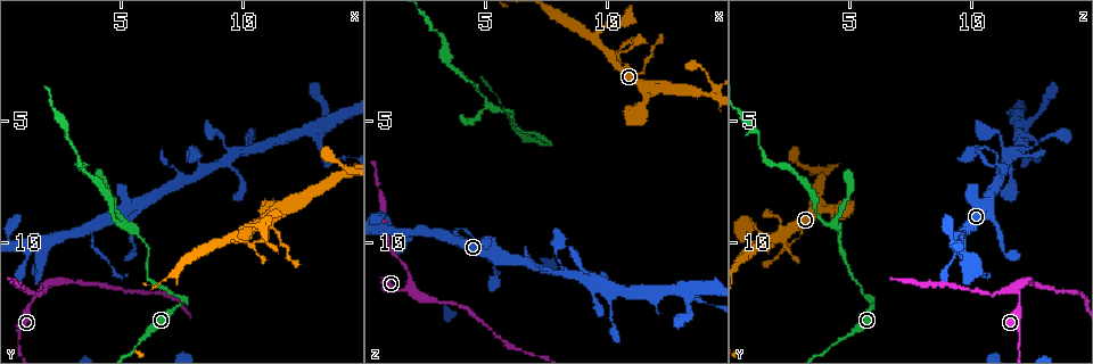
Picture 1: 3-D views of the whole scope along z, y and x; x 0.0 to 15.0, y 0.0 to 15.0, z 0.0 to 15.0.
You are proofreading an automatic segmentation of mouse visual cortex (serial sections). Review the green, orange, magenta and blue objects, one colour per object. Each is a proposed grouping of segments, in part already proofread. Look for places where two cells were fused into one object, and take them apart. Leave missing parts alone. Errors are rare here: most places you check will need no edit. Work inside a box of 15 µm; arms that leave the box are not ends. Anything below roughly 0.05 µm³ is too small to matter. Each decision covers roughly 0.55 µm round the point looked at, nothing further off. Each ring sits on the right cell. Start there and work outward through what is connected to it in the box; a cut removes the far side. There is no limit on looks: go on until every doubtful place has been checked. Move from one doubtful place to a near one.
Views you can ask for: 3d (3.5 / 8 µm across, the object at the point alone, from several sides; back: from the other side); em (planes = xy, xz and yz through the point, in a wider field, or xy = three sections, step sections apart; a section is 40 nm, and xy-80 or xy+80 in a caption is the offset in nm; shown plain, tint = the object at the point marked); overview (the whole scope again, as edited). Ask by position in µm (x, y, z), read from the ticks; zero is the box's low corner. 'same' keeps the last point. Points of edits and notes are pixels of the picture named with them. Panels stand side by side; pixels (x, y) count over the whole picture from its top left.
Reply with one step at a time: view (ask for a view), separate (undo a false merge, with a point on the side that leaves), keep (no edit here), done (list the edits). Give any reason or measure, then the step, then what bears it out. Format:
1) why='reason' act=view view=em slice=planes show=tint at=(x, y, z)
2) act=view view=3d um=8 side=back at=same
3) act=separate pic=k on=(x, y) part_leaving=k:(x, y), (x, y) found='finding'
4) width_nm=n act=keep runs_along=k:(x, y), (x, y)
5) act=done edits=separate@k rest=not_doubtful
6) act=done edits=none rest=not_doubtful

why='a fork' act=view view=3d um=3.5 at=(1.9, 11.8, 11.8)

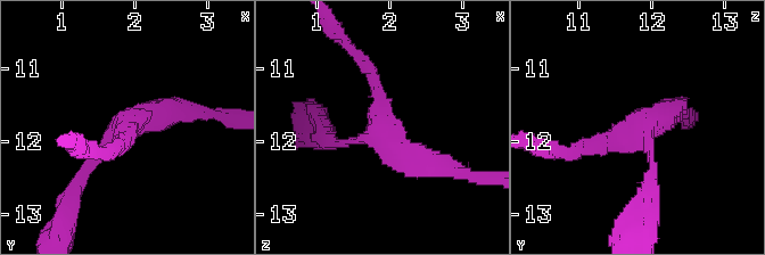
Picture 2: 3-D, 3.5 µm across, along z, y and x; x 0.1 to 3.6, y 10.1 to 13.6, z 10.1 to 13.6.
arms=3 arm_widths_nm=150,200,400 why='shape alone is not enough' act=view view=em slice=xy step=2 show=tint at=(1.80, 11.90, 11.85)

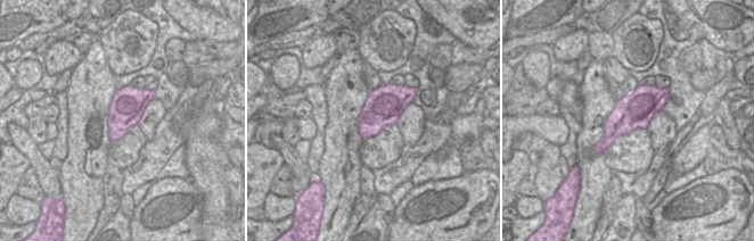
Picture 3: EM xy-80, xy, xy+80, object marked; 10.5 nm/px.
act=keep found='one cell here'

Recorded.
why='thin neck' act=view view=3d um=8 side=back at=(3.6, 9.4, 9.9)

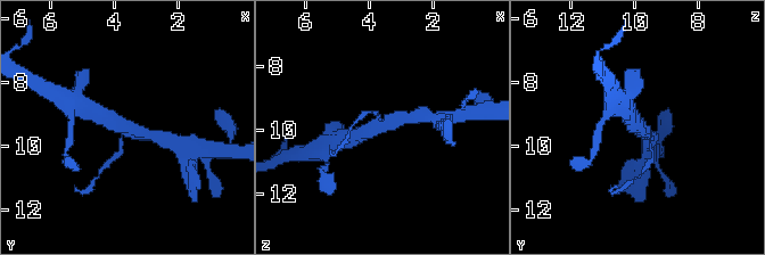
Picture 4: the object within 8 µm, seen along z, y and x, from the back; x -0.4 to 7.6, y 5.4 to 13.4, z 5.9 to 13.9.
arms=3 arm_widths_nm=150,400,500 why='need the tissue' act=view view=em slice=xy step=3 show=tint at=(3.7, 9.4, 9.8)

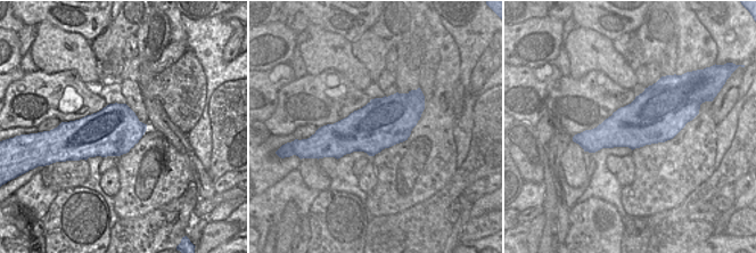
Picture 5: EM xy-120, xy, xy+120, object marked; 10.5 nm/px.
act=separate pic=4 on=(115, 156) part_leaving=4:(122, 139), (118, 153), (99, 172) found='a second cell is stuck on'

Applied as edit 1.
act=view view=overview

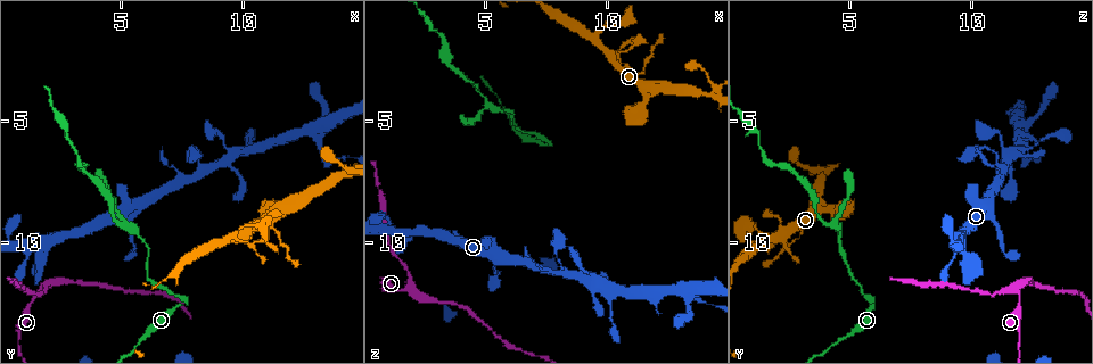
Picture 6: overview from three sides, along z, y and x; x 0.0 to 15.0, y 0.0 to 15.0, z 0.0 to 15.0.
why='sharp bend' act=view view=3d um=3.5 side=back at=(7.5, 12.3, 5.9)

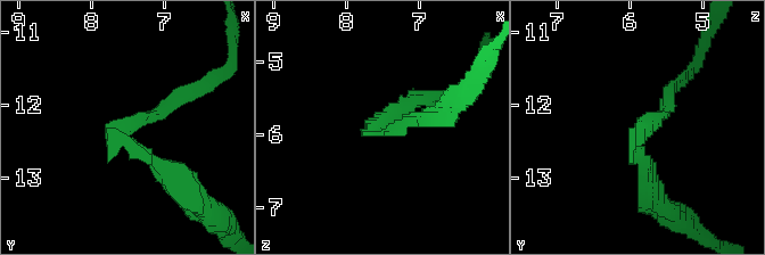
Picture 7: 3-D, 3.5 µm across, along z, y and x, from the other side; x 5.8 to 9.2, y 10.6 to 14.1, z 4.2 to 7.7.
arm_widths_nm=200,250 why='shape alone is not enough' act=view view=em slice=planes show=tint at=(7.55, 12.40, 5.90)

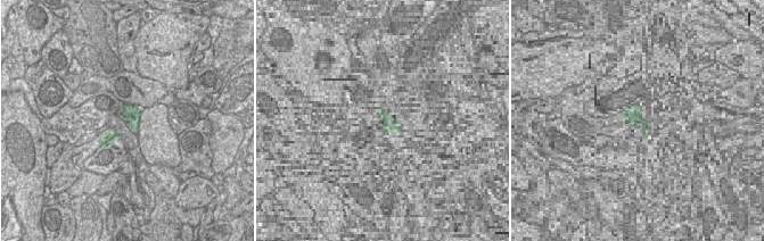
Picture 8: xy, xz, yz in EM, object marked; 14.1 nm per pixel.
why='another direction' act=view view=em slice=xy step=5 show=tint at=same

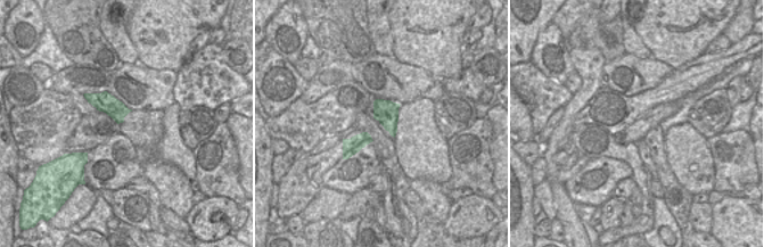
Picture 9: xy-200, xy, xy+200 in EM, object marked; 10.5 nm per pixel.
act=separate pic=7 on=(157, 114) found='a second cell is stuck on'

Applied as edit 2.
act=done edits=separate@4,separate@7 rest=not_doubtful

